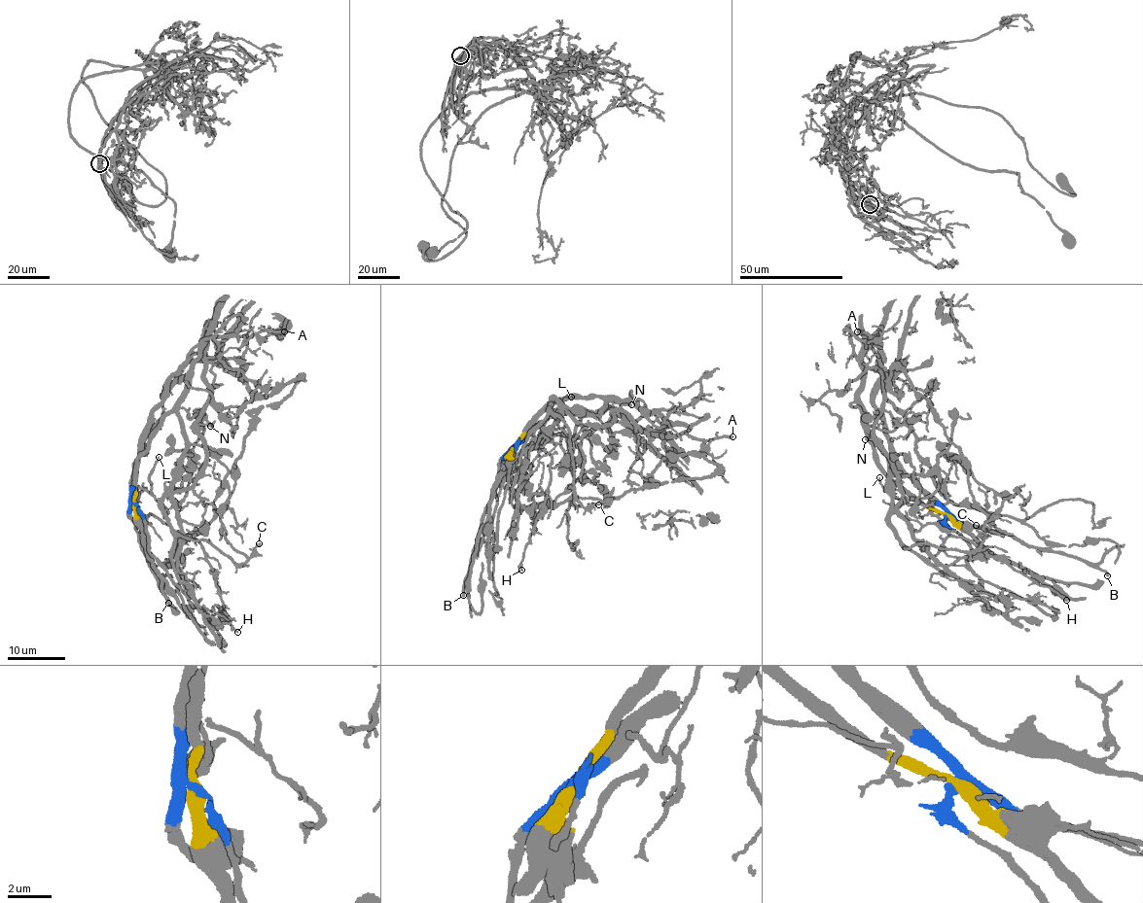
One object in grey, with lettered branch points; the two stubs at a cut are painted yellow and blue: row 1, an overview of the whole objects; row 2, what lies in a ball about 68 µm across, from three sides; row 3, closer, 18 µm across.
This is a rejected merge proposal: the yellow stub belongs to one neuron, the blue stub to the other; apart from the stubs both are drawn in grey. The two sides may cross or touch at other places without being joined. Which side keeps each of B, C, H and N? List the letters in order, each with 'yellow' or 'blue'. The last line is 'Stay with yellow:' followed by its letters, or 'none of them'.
B: blue
C: yellow
H: yellow
N: yellow
Stay with yellow: C, H, N

